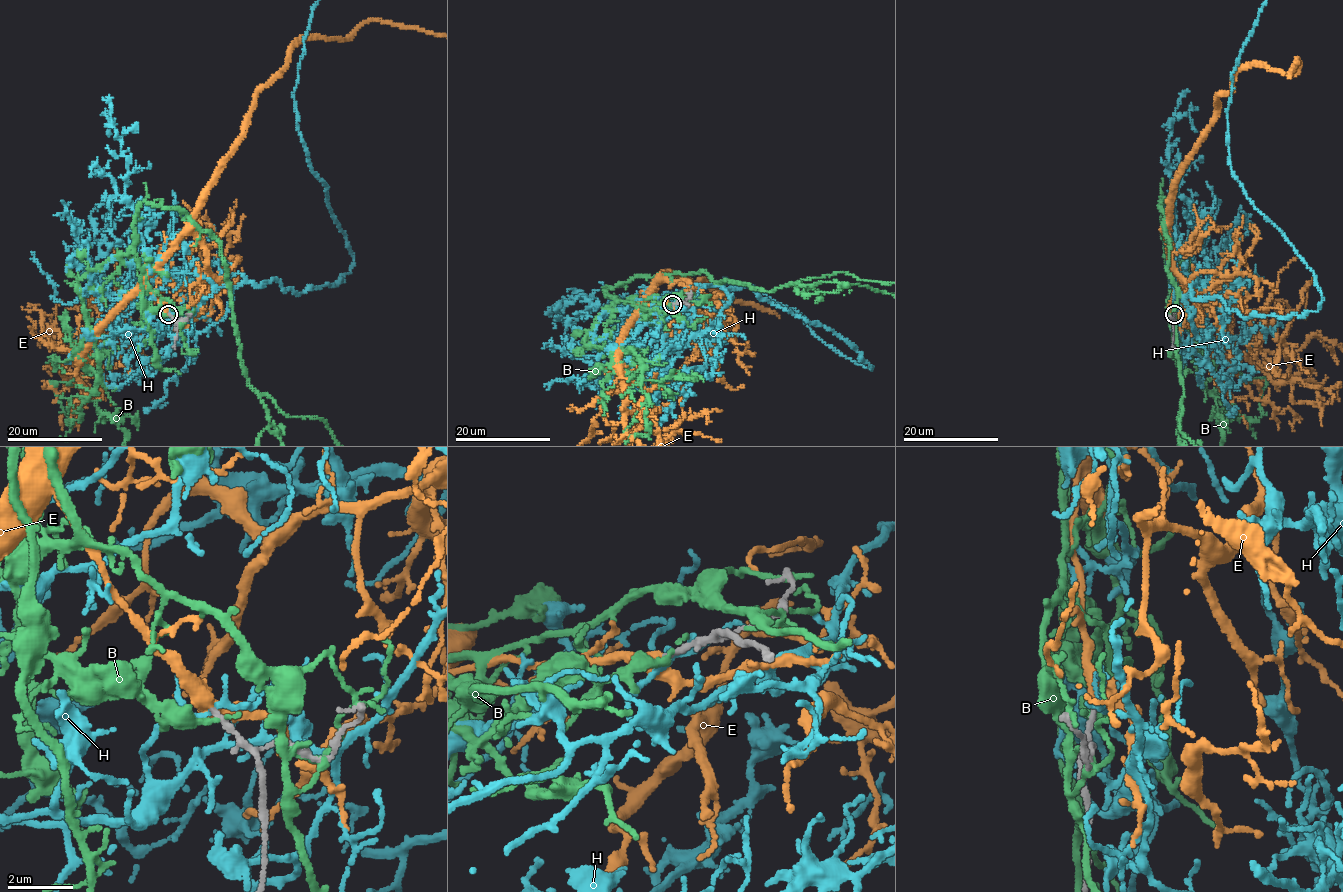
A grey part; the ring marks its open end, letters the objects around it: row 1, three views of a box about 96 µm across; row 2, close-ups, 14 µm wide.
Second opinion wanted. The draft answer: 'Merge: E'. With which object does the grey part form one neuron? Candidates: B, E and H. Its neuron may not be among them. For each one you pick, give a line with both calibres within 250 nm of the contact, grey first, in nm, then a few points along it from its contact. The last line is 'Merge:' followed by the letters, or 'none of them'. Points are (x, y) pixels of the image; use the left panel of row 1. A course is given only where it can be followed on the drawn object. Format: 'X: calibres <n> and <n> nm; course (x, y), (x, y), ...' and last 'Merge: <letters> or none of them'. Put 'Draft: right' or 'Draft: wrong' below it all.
E: calibres 170 and 360 nm; course (169, 314), (146, 272), (189, 221), (253, 98), (301, 41), (350, 37), (370, 20)
Merge: E
Draft: right

